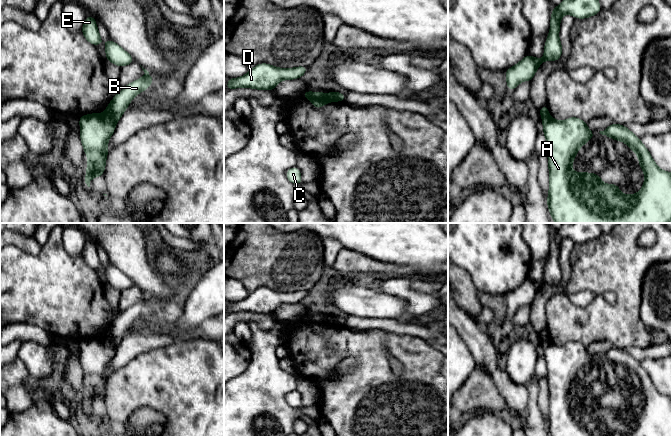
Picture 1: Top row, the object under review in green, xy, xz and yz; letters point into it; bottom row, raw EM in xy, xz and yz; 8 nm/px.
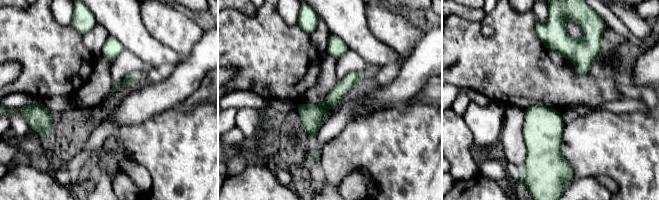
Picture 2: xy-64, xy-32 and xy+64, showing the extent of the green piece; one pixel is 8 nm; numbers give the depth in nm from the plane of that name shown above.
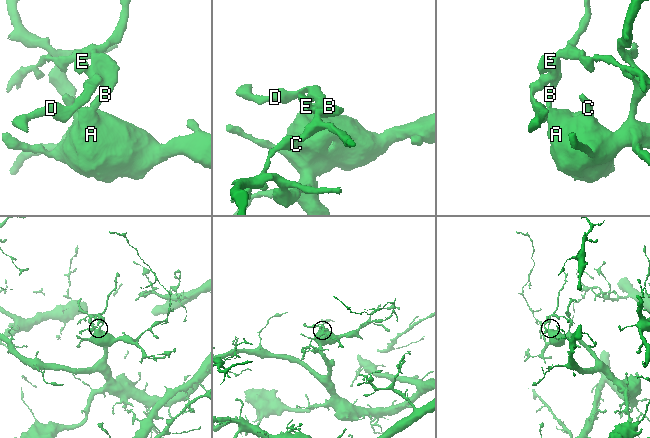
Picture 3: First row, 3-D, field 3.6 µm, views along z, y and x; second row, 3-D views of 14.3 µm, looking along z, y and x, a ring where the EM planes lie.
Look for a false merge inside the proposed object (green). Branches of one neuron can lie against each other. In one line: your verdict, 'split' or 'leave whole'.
split

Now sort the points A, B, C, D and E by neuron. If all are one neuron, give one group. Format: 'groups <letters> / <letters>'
groups A C / B D E

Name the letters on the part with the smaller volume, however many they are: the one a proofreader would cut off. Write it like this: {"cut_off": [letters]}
{"cut_off": ["B", "D", "E"]}

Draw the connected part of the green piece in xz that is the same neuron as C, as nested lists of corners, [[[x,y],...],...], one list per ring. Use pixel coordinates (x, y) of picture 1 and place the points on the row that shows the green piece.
[[[297,167],[290,168],[286,171],[286,178],[293,184],[302,184],[301,171]]]

